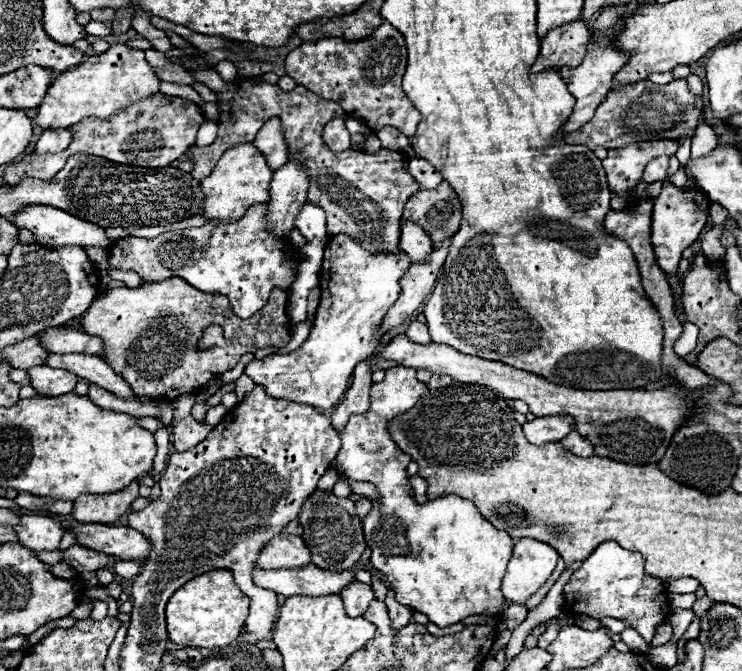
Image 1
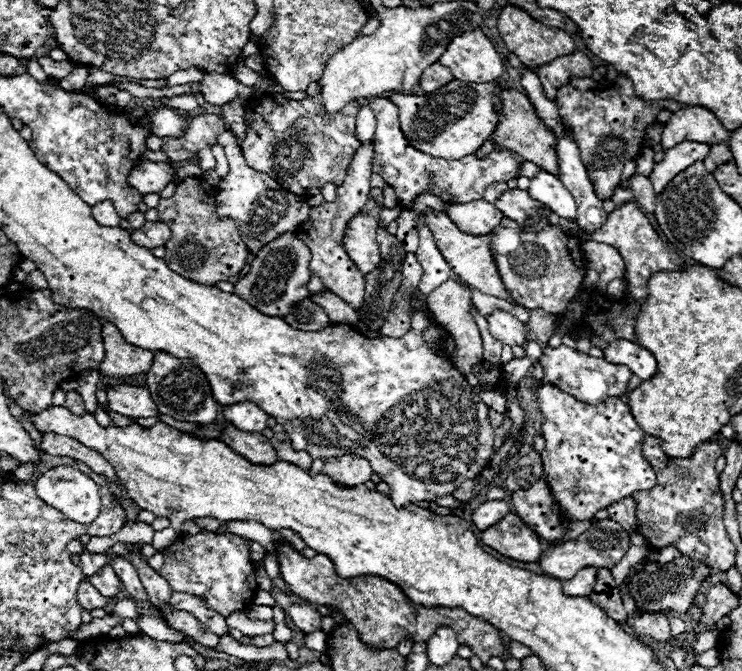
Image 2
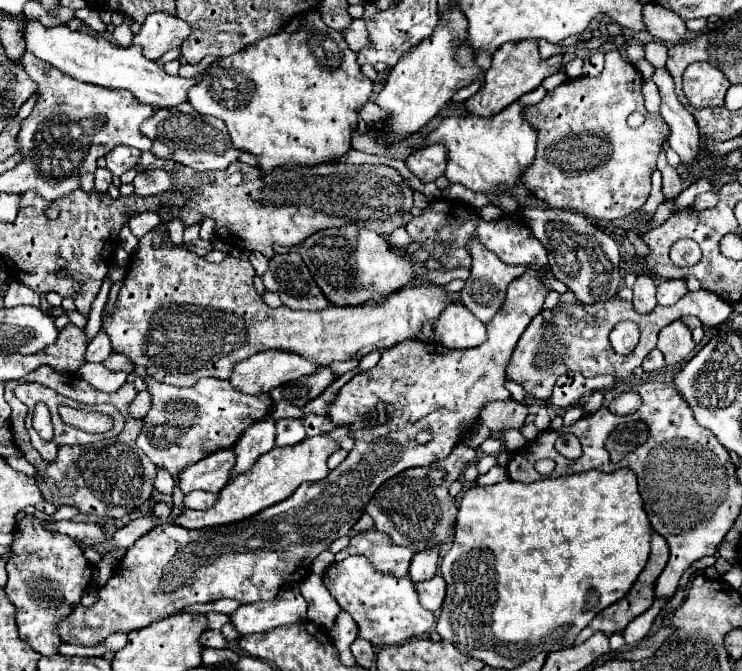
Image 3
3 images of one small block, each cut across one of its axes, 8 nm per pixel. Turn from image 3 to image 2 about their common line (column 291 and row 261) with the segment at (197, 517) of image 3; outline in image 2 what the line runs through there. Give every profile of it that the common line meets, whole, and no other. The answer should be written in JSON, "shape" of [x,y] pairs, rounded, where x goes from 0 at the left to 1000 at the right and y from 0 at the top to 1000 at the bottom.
{"shape":[[[574,310],[571,313],[571,325],[574,325],[574,334],[580,340],[580,346],[585,349],[585,358],[590,364],[590,373],[593,379],[601,385],[612,414],[617,414],[620,420],[628,420],[631,426],[647,432],[650,438],[660,438],[660,441],[668,441],[668,444],[677,444],[677,447],[685,447],[690,453],[695,453],[687,438],[682,435],[679,423],[677,423],[677,414],[671,408],[671,399],[668,399],[668,390],[663,385],[663,373],[660,373],[660,364],[663,364],[663,349],[658,352],[633,352],[633,349],[625,349],[617,343],[617,337],[604,325],[601,316],[588,316],[582,310]]]}

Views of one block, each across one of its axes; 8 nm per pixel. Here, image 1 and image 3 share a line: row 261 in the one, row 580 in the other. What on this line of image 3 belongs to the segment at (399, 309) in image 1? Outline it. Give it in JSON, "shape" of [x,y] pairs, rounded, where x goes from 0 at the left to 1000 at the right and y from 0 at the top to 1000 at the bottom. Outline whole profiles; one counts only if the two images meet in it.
{"shape":[[[588,855],[582,864],[563,867],[561,879],[563,879],[563,888],[566,888],[566,900],[574,909],[582,909],[582,912],[596,909],[598,888],[601,888],[601,867],[598,867],[598,861],[593,855]]]}

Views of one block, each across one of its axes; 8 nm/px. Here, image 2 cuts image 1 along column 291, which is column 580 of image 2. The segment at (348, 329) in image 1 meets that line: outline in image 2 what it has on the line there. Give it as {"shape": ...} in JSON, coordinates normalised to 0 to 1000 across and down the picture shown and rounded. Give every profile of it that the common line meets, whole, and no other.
{"shape":[[[755,513],[752,519],[733,519],[733,531],[728,531],[725,537],[733,545],[733,569],[747,569],[747,575],[752,575],[755,581],[760,581],[763,587],[771,587],[776,596],[790,599],[790,602],[801,602],[801,599],[817,599],[819,593],[830,593],[846,584],[846,569],[852,554],[844,545],[833,545],[833,542],[822,542],[814,534],[801,534],[792,528],[784,528],[779,522],[771,522],[760,513]]]}

